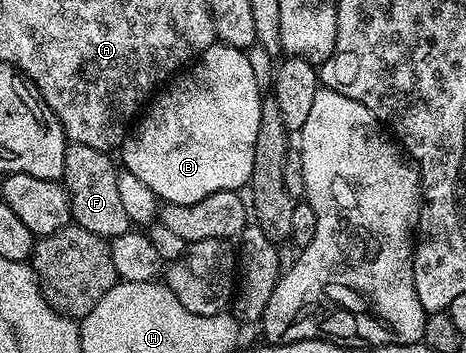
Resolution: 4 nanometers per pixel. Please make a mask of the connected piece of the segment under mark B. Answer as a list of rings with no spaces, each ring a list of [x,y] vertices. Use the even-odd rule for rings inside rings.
[[[213,44],[198,54],[194,64],[184,68],[172,81],[175,82],[168,87],[167,93],[160,92],[146,106],[133,131],[123,138],[122,168],[137,175],[137,179],[153,190],[160,202],[169,205],[192,205],[217,191],[238,190],[248,184],[253,171],[254,144],[257,143],[257,129],[261,127],[264,99],[264,94],[257,87],[248,54],[237,47]]]

